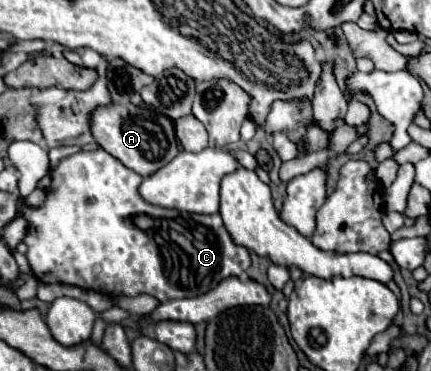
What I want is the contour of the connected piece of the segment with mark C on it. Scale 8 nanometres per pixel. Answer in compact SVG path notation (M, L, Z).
M104 149L78 151L78 153L62 159L58 163L58 167L54 169L54 173L52 173L52 183L46 189L46 201L44 201L44 205L38 207L38 209L28 209L22 203L22 211L24 211L24 217L28 221L28 231L26 231L26 237L24 237L24 243L28 245L26 257L28 257L30 265L32 265L32 271L36 275L36 279L42 281L42 283L76 285L76 287L82 287L82 289L92 289L92 291L110 295L110 297L118 297L118 295L130 295L130 297L134 297L134 295L140 295L140 293L148 293L148 295L154 295L160 301L170 301L170 299L196 297L200 293L208 293L208 289L214 289L224 277L242 277L242 275L246 275L246 271L250 267L250 253L248 253L246 247L236 245L232 241L232 237L226 231L226 227L222 223L222 217L218 213L216 215L198 215L198 213L188 213L188 211L182 213L182 211L176 211L176 209L164 209L164 207L150 205L138 193L140 181L142 181L142 177L136 171L124 167L116 157L112 157Z

